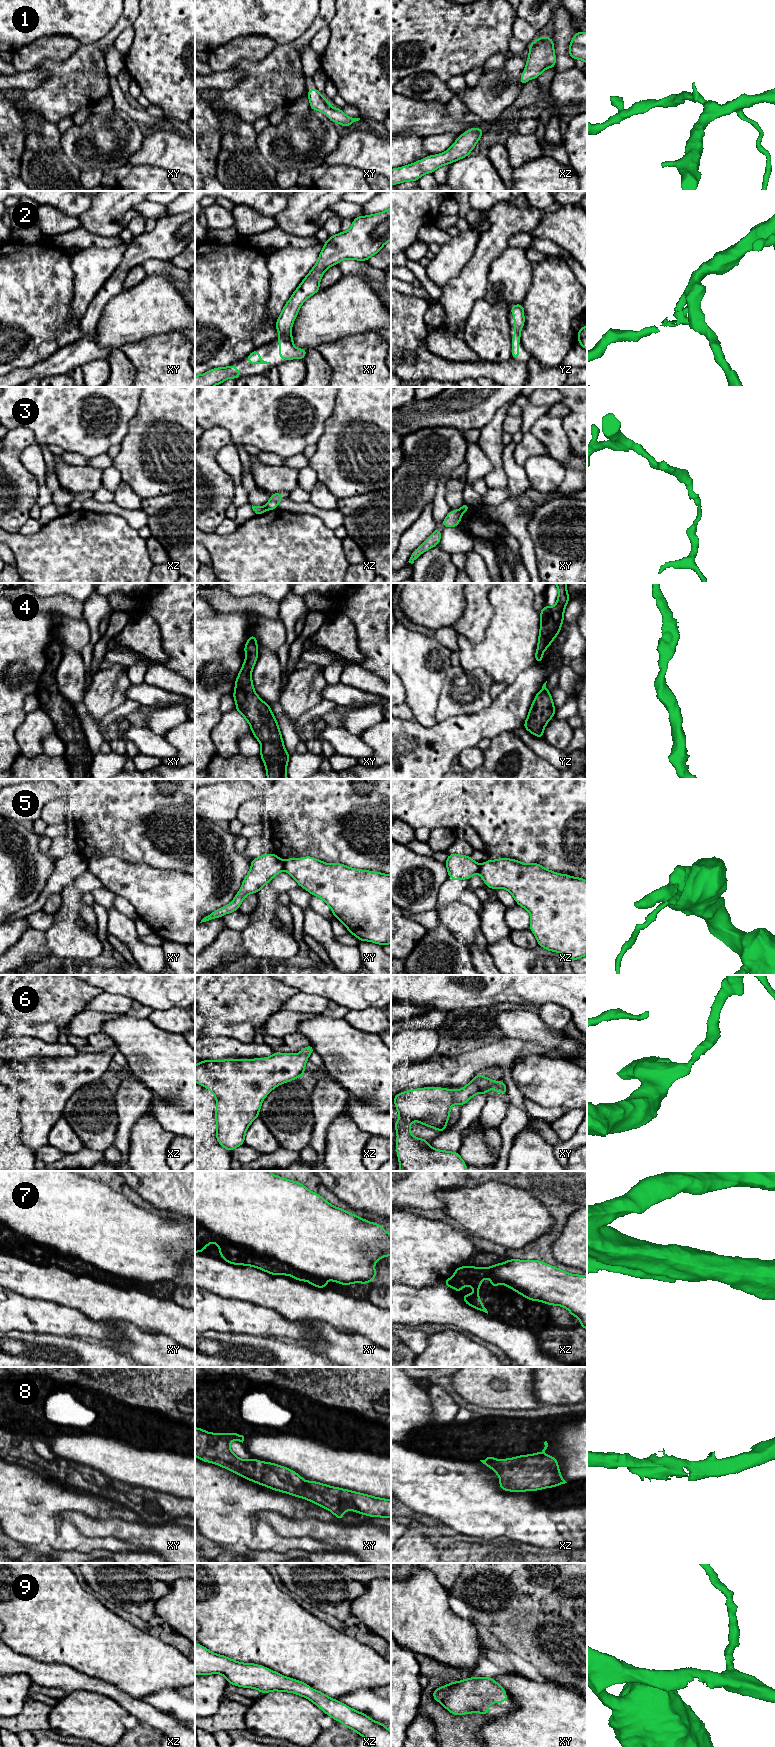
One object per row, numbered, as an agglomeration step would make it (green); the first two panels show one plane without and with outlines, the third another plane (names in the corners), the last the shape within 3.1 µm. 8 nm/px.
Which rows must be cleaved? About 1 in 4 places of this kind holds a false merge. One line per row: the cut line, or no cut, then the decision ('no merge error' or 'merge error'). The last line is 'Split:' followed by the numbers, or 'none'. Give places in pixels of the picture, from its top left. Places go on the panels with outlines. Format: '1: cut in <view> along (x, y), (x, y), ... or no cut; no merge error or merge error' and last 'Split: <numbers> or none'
1: no cut; no merge error
2: no cut; no merge error
3: cut in xz along (264, 507), (266, 510); merge error
4: no cut; no merge error
5: cut in xy along (282, 860), (283, 869); merge error
6: no cut; no merge error
7: cut in xy along (216, 1242), (241, 1244), (327, 1279); merge error
8: no cut; no merge error
9: no cut; no merge error
Split: 3, 5, 7

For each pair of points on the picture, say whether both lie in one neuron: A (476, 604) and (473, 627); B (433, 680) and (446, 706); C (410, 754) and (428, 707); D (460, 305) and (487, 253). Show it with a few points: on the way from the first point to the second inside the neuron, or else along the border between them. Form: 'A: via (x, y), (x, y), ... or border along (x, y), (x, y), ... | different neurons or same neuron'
A: via (476, 610), (474, 621) | same neuron
B: border along (447, 670), (435, 715) | different neurons
C: border along (414, 718), (424, 726), (433, 726), (438, 722) | different neurons
D: via (463, 292), (472, 283), (479, 266) | same neuron

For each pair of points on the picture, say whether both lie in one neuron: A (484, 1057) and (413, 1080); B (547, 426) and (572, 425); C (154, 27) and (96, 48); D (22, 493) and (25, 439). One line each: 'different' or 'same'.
A: same
B: different
C: different
D: same

